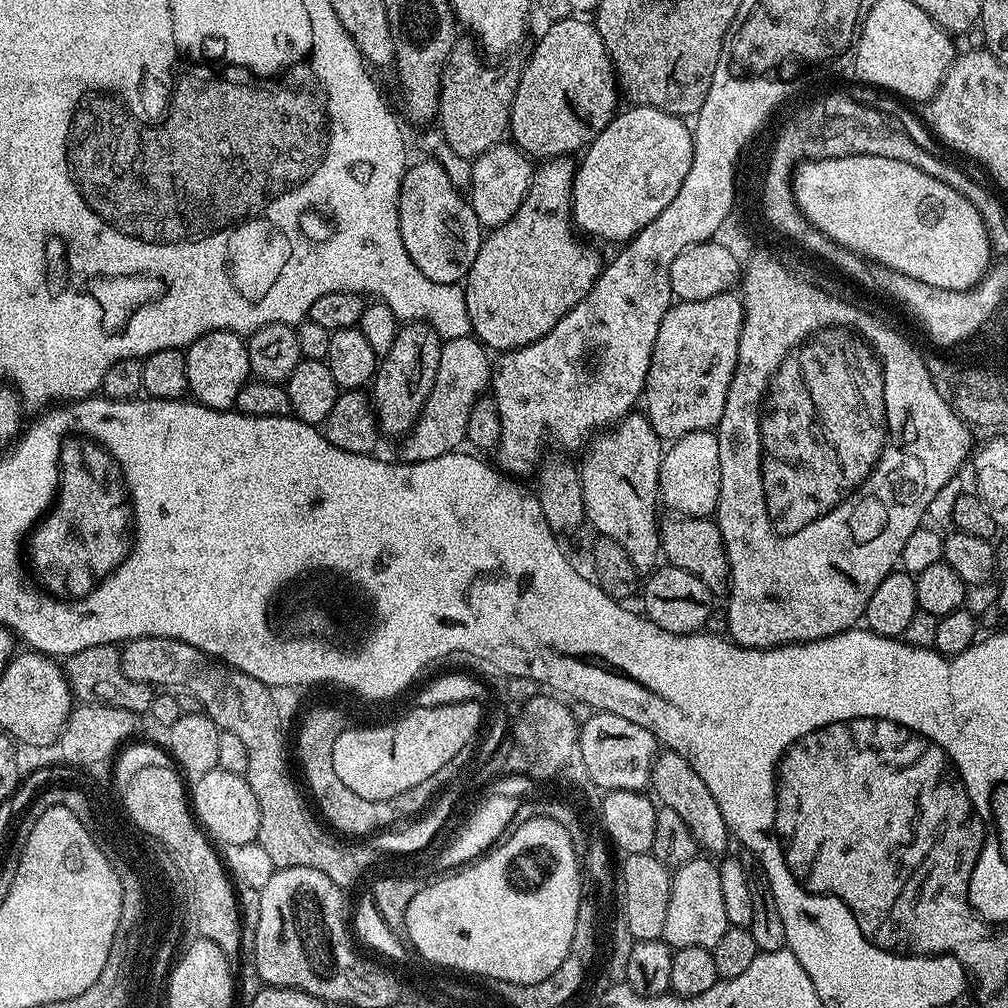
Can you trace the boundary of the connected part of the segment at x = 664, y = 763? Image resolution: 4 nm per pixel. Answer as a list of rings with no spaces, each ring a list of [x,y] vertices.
[[[661,751],[650,765],[650,792],[663,807],[676,811],[682,822],[690,826],[690,834],[694,834],[697,845],[708,852],[724,852],[730,844],[730,833],[726,826],[726,818],[722,818],[722,810],[718,810],[718,802],[714,802],[714,794],[706,790],[706,782],[698,778],[694,766],[686,762],[677,752]]]

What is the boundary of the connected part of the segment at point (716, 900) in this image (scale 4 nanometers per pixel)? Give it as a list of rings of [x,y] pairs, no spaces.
[[[697,858],[686,862],[686,866],[672,872],[670,906],[666,906],[666,926],[663,941],[669,948],[702,946],[712,948],[726,934],[729,922],[726,918],[726,905],[722,899],[722,882],[718,878],[719,867],[708,860]]]

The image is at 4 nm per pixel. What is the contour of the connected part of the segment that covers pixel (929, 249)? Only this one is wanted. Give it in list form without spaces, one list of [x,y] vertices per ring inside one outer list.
[[[872,156],[809,159],[796,169],[794,185],[800,213],[818,231],[843,248],[877,260],[874,261],[877,265],[950,291],[966,291],[989,275],[988,263],[994,259],[994,251],[987,226],[972,201],[945,182],[923,173],[910,161]]]

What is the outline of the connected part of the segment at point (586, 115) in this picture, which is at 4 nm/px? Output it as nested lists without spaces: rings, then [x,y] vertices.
[[[578,16],[556,18],[551,23],[533,46],[524,73],[519,73],[508,123],[511,143],[540,162],[587,149],[618,112],[616,68],[595,23]]]

